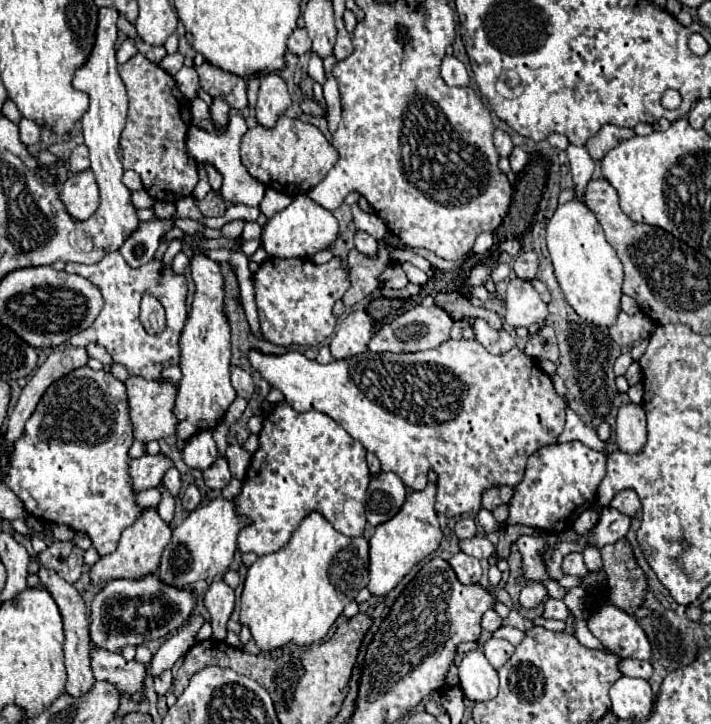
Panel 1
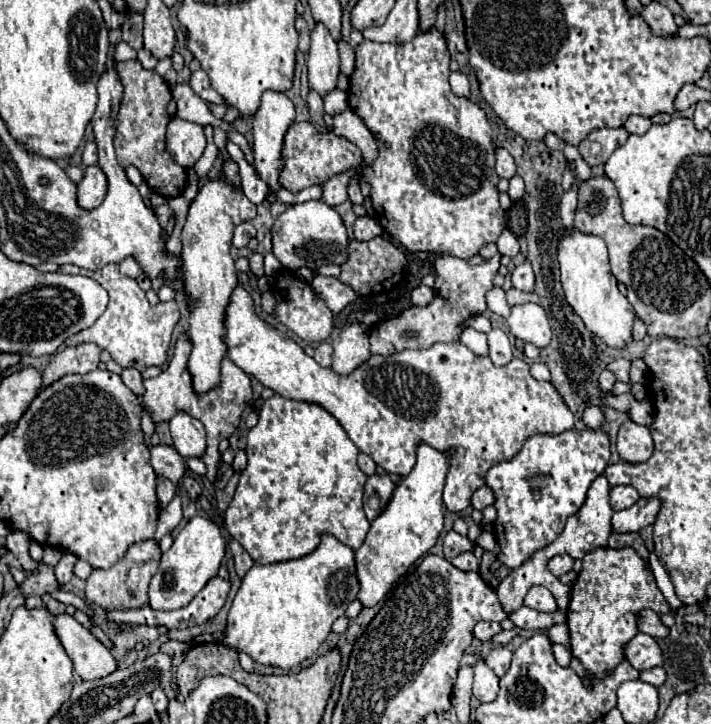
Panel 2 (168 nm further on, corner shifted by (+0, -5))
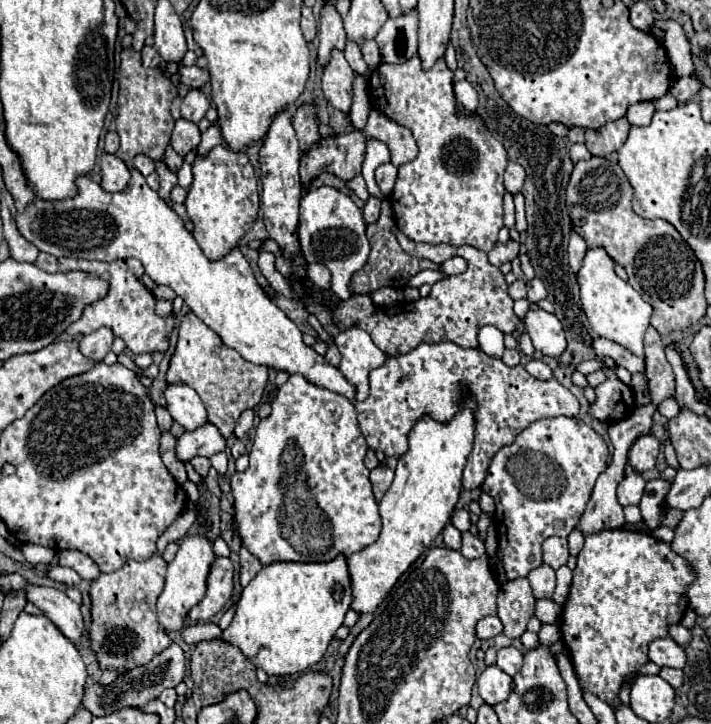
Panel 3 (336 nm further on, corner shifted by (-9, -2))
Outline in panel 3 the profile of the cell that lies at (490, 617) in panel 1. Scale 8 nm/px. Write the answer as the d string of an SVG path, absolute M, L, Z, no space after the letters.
M482 617L476 623L476 637L482 641L494 639L500 633L502 633L502 621L498 617Z

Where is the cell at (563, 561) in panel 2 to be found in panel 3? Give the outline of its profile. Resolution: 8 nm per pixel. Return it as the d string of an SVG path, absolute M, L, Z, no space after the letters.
M548 537L542 545L542 559L552 569L558 569L560 565L566 565L568 561L568 541L564 537Z

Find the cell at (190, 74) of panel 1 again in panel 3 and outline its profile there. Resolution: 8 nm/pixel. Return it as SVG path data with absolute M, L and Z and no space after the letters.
M190 89L188 95L182 99L182 119L198 123L200 119L204 119L208 107L210 101L206 99L206 95L198 89Z

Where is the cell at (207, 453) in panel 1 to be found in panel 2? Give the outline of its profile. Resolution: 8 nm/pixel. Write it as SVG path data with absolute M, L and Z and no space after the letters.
M175 414L169 422L173 444L183 458L201 458L205 454L205 428L189 414Z

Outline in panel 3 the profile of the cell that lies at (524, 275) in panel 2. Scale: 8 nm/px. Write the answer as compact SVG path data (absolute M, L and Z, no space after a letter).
M536 277L536 279L528 281L528 301L538 303L538 301L542 301L542 299L546 299L546 287L544 287L542 281Z

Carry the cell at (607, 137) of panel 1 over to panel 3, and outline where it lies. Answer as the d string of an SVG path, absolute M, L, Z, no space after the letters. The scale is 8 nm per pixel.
M626 117L610 121L602 125L600 129L588 129L586 131L586 147L596 157L606 157L612 151L616 151L628 137L630 123Z

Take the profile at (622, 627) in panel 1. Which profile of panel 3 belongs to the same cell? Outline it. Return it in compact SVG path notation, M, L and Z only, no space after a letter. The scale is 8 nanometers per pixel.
M672 637L652 641L648 657L650 657L650 661L654 661L660 667L678 667L678 669L682 669L686 665L684 647L678 645Z

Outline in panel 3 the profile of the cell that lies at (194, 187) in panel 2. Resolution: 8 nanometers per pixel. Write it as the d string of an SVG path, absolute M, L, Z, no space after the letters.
M210 125L204 133L202 133L202 141L198 145L198 155L206 155L214 145L220 145L222 143L222 135L220 135L220 129L218 125Z

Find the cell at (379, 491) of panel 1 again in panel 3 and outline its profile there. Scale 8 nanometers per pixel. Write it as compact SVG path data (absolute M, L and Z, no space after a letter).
M378 465L376 469L370 471L370 483L372 483L372 491L374 491L376 501L382 499L382 495L390 487L392 479L394 479L394 471L390 467L386 467L386 465Z

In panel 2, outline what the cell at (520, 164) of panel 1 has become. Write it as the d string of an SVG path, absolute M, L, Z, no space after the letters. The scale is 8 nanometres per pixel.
M515 174L511 178L511 184L509 184L509 190L507 192L509 192L509 196L511 196L513 202L517 202L517 200L523 198L523 194L525 194L525 182L523 182L523 178L519 174Z

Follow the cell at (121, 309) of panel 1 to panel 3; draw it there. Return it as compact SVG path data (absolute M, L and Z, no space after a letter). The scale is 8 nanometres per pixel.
M38 253L38 259L34 261L36 267L48 271L48 273L68 273L68 271L84 271L90 275L96 275L110 283L106 297L100 301L94 301L92 305L84 307L84 313L78 321L68 325L68 335L86 335L100 327L110 327L116 337L122 337L126 347L134 353L154 353L154 351L166 351L168 349L168 335L174 327L174 317L158 317L154 313L154 295L140 283L140 279L134 277L134 273L128 269L124 261L88 261L88 259L76 259L76 257L54 257L50 253Z

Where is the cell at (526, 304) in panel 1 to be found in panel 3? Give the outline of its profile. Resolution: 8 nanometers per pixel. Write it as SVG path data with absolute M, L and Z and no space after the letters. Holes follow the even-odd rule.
M538 309L528 311L524 319L526 331L534 343L534 349L548 355L548 357L560 357L566 351L566 335L562 329L562 323L556 315ZM562 331L562 335L560 335Z

